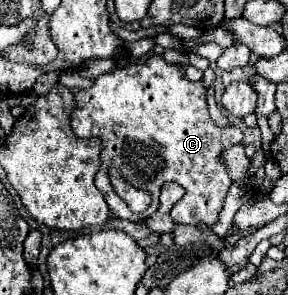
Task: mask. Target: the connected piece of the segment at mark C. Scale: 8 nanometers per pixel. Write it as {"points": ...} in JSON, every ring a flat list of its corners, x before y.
{"points":[[154,54,144,64,130,64,126,68,114,70,110,74,102,74,94,80,88,90,76,92,76,110,72,114,72,130,79,138,102,138,102,170,114,166,126,182,134,188,144,190,152,196,152,204,142,214,134,214,130,210,114,210,114,214,122,220,140,222,146,220,158,208,160,188,166,182,180,184,186,194,180,202,172,208,170,216,176,224,194,224,200,222,216,224,218,216,224,208,226,194,232,186,232,180,226,168,220,162,220,152,234,144,242,144,242,130,240,128,218,128,208,114,206,106,206,88,202,82,190,82,184,72,176,64,168,64,162,56]]}

